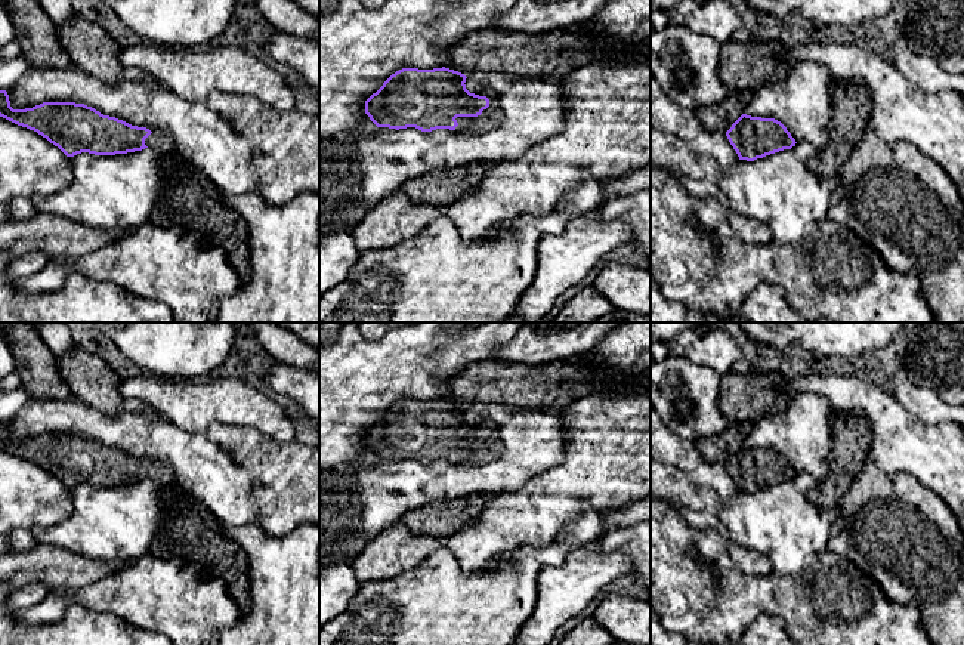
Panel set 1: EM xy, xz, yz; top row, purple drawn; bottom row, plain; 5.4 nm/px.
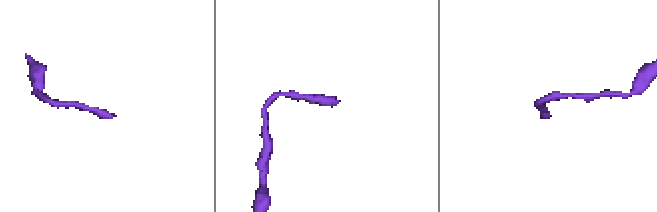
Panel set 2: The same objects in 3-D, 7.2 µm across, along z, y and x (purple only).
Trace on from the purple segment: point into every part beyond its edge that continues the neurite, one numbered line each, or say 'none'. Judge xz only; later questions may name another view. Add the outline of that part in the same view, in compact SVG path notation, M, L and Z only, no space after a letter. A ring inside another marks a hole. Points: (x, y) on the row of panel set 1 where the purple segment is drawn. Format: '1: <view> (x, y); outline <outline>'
1: xz (485, 122); outline M494 108L478 117L457 117L455 120L458 123L455 132L482 133L497 127L503 120L503 114Z

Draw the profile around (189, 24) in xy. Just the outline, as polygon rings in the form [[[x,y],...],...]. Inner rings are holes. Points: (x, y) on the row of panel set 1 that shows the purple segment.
[[[98,0],[139,40],[161,47],[206,47],[223,33],[235,12],[237,0]]]

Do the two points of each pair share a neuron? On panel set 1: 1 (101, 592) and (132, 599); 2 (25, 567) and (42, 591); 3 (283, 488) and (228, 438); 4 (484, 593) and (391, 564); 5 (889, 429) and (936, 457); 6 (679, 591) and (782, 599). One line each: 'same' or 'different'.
1: same
2: different
3: same
4: different
5: same
6: same

